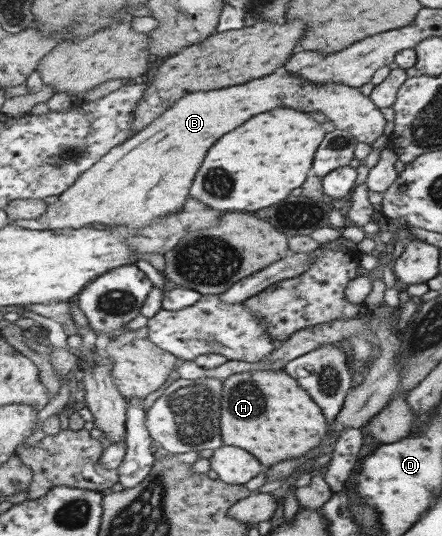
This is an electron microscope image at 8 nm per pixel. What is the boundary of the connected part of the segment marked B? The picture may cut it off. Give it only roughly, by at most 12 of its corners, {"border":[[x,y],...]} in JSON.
{"border":[[284,68],[187,94],[87,170],[32,230],[140,230],[185,209],[220,136],[274,108],[374,144],[370,96]]}

